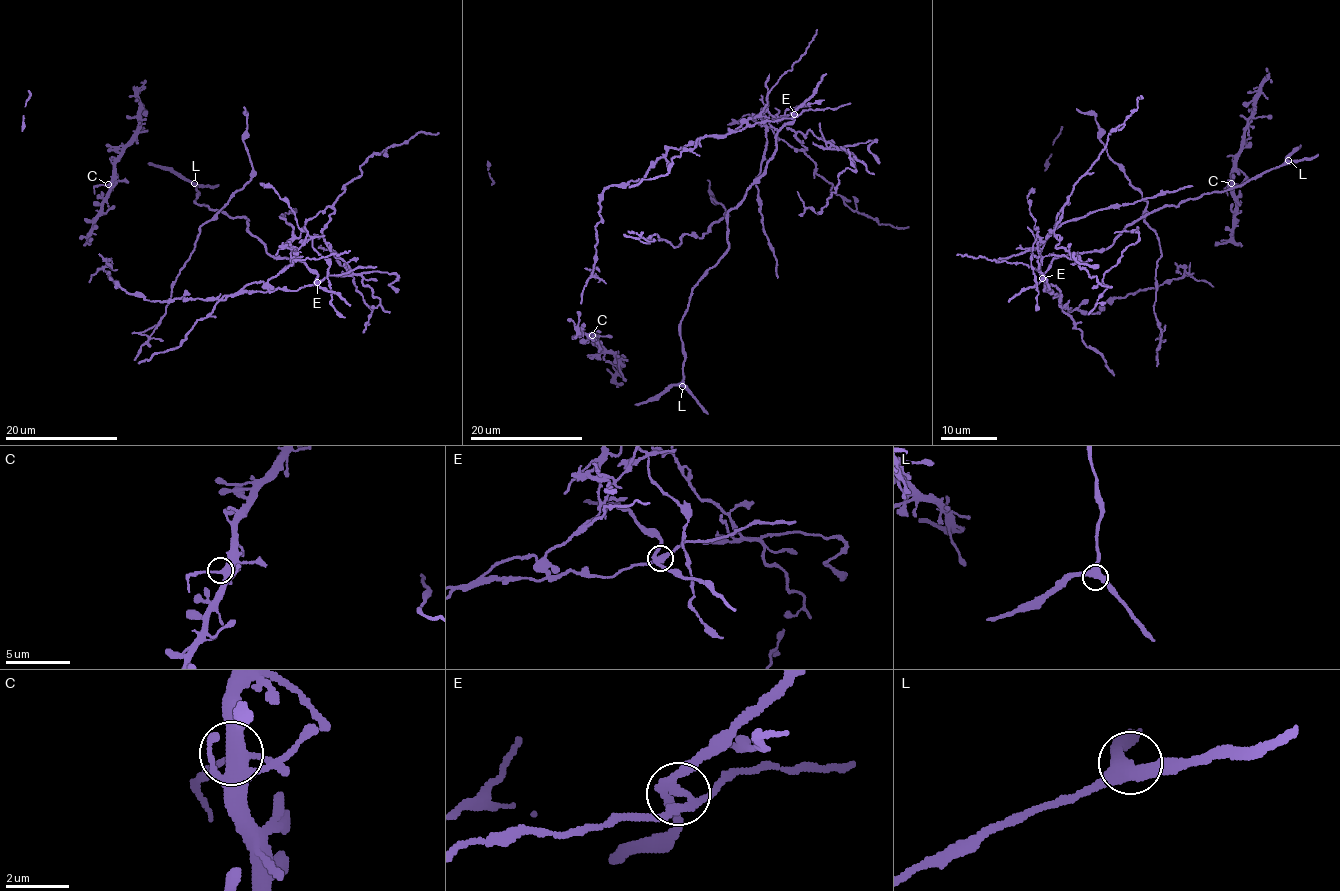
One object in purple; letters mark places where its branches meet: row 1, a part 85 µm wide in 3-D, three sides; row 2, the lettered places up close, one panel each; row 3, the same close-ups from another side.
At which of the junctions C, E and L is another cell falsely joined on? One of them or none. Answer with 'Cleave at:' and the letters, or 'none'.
Cleave at: E

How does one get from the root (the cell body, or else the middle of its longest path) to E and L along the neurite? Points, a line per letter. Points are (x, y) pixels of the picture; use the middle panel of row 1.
E: (670, 148), (680, 149), (705, 136), (726, 135), (758, 122), (790, 119), (794, 113)
L: (670, 148), (793, 117), (778, 132), (766, 171), (728, 213), (725, 255), (689, 297), (680, 322), (682, 386)

